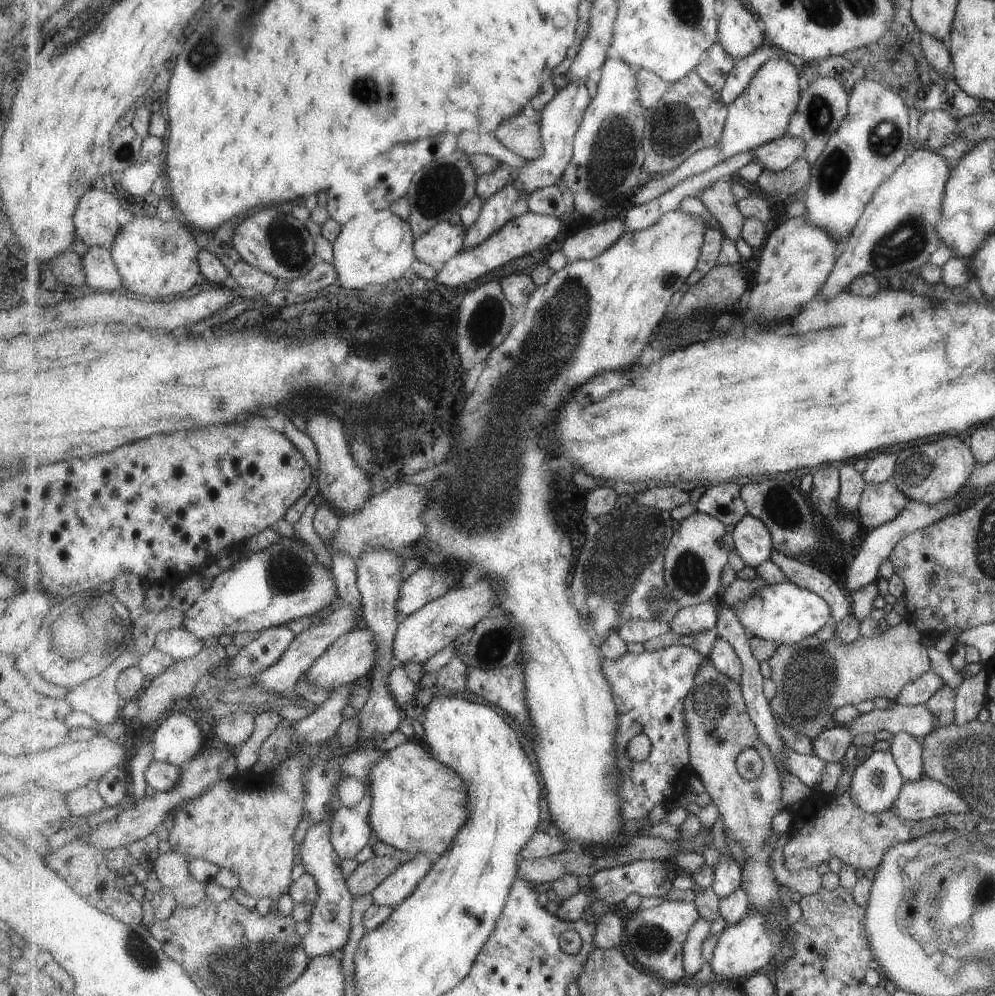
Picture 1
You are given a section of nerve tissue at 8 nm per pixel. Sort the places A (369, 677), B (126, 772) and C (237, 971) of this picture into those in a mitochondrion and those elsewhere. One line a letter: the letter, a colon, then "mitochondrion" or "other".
A: other
B: other
C: mitochondrion

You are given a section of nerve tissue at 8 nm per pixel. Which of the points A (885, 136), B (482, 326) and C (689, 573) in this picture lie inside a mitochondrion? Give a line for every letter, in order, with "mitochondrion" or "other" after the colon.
A: mitochondrion
B: mitochondrion
C: mitochondrion

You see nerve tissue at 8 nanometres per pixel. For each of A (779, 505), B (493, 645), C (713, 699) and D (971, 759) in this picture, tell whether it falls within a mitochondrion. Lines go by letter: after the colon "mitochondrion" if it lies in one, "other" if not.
A: mitochondrion
B: mitochondrion
C: mitochondrion
D: mitochondrion

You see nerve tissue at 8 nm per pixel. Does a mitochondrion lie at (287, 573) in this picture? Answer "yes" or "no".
yes

